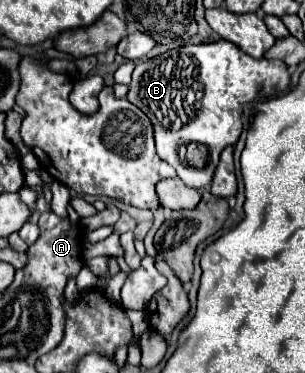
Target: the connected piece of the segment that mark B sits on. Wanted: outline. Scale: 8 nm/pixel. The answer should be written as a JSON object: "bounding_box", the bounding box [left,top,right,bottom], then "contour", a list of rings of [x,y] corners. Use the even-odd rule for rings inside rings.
{"bounding_box":[127,40,289,190],"contour":[[[219,40],[181,46],[139,62],[131,76],[127,100],[149,116],[155,130],[157,154],[177,170],[177,176],[185,184],[199,190],[211,184],[223,148],[239,140],[243,104],[288,89],[289,72],[281,60],[251,58],[233,42]],[[191,142],[207,146],[209,160],[205,168],[185,166],[179,160],[179,146]]]}

